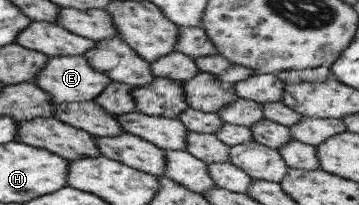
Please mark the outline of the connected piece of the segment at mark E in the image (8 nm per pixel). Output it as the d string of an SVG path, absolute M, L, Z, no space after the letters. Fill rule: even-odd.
M56 55L48 57L45 66L33 78L33 83L51 96L54 104L93 100L112 80L93 70L81 55Z

